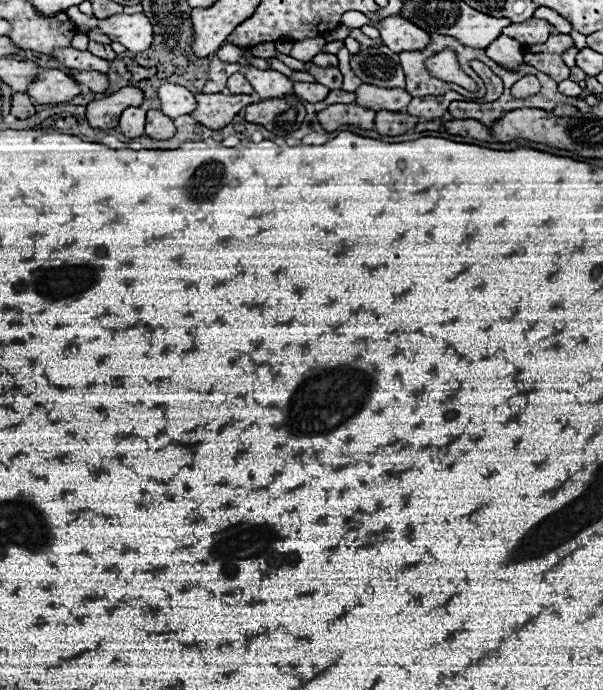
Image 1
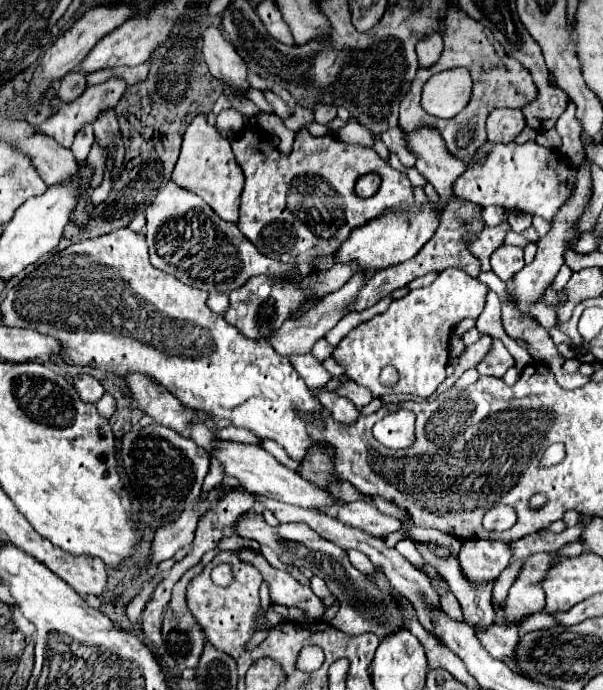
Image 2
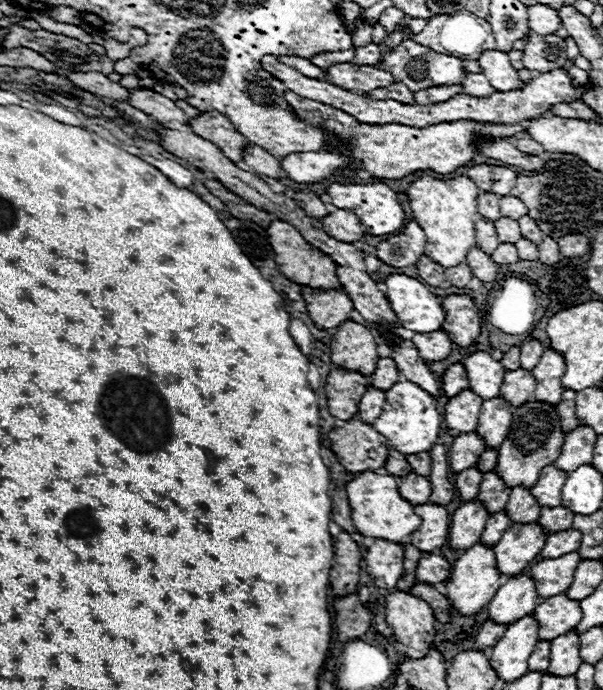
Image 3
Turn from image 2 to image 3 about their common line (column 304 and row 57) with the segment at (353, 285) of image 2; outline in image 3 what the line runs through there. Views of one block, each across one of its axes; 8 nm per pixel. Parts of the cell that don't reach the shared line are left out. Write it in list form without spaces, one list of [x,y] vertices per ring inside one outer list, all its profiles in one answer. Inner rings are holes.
[[[354,48],[346,50],[346,52],[322,52],[322,54],[316,54],[310,58],[312,64],[318,64],[322,70],[324,68],[330,68],[330,64],[340,64],[340,62],[350,62],[354,58]]]

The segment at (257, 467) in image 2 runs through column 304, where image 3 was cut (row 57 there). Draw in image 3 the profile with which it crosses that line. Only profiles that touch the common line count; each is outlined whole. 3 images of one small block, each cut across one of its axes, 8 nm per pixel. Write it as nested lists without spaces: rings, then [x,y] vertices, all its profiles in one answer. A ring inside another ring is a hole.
[[[482,52],[478,58],[478,64],[482,68],[482,74],[488,78],[488,82],[500,90],[500,92],[510,92],[518,90],[524,86],[524,82],[518,78],[518,72],[512,68],[508,54],[504,52]]]

